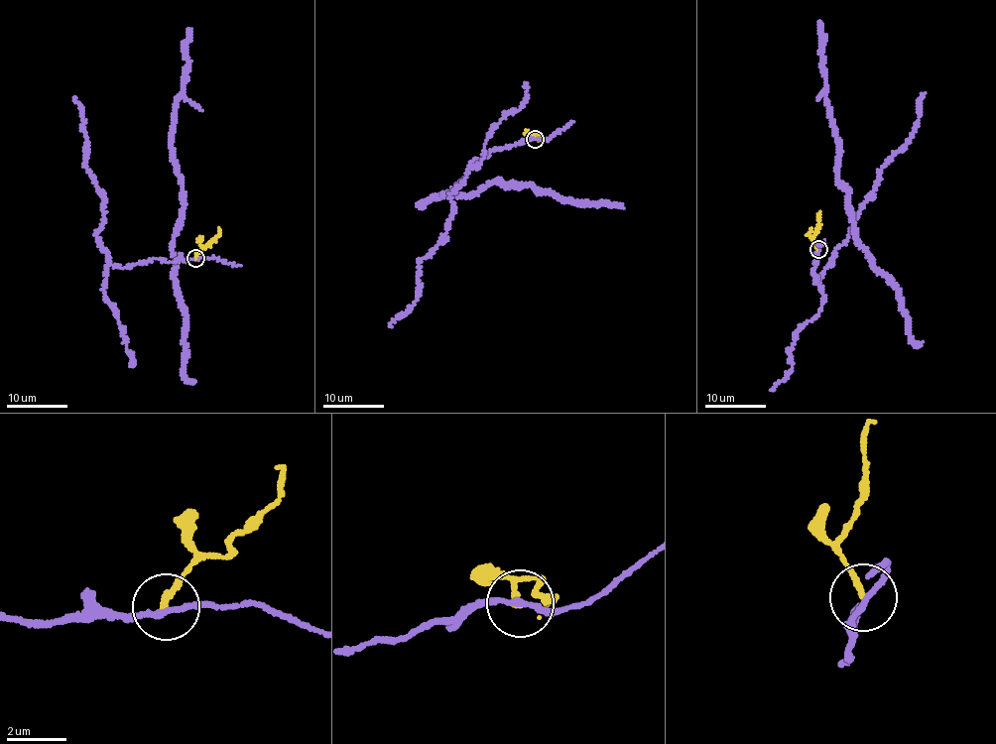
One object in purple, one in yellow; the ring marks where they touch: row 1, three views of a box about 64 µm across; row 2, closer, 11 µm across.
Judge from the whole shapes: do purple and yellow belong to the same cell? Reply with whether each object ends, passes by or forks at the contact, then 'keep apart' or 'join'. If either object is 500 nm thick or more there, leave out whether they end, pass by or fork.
purple passes by; yellow ends there; keep apart

